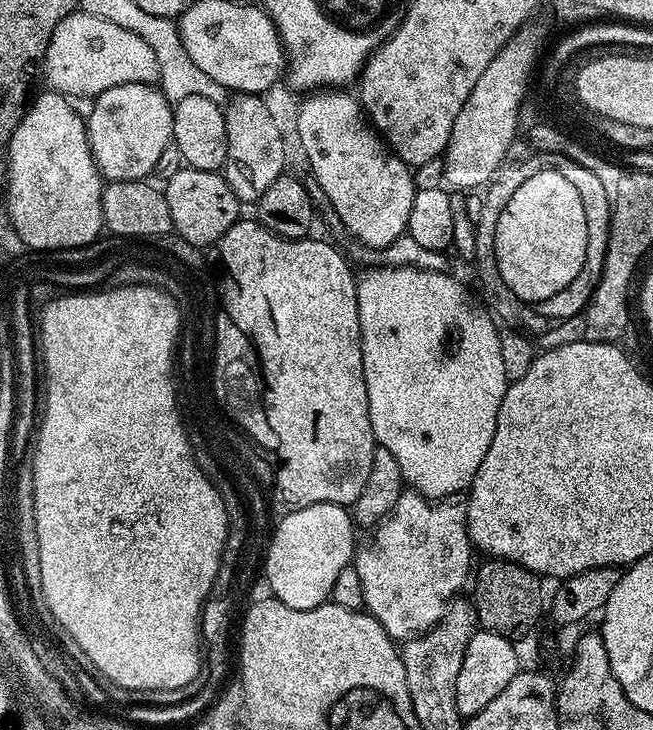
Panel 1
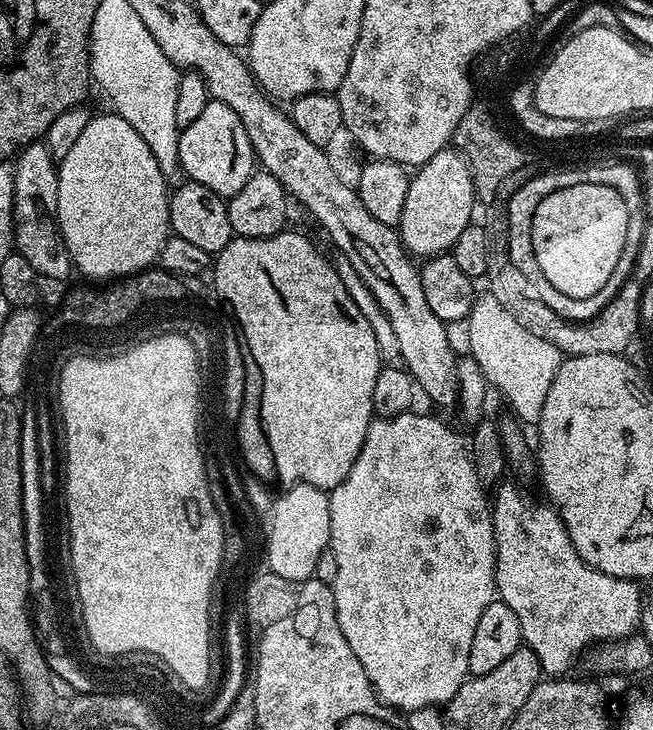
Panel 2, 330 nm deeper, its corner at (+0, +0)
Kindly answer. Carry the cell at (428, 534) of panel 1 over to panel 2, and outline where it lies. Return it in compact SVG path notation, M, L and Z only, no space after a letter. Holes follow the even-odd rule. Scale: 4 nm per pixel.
M409 410L397 416L385 416L373 419L364 439L358 458L354 458L354 466L350 466L350 474L337 486L331 489L330 502L330 551L338 561L338 575L331 584L334 594L334 606L338 614L338 626L342 626L342 634L346 634L346 642L350 642L350 650L362 662L362 670L366 670L366 678L370 678L372 688L377 696L390 708L407 714L419 708L447 705L448 701L458 694L470 673L470 642L474 642L474 629L492 601L497 599L496 591L496 543L492 529L492 510L489 493L484 493L482 477L476 473L475 463L466 451L466 444L452 428L447 428L440 420L432 416L423 416L417 410Z

